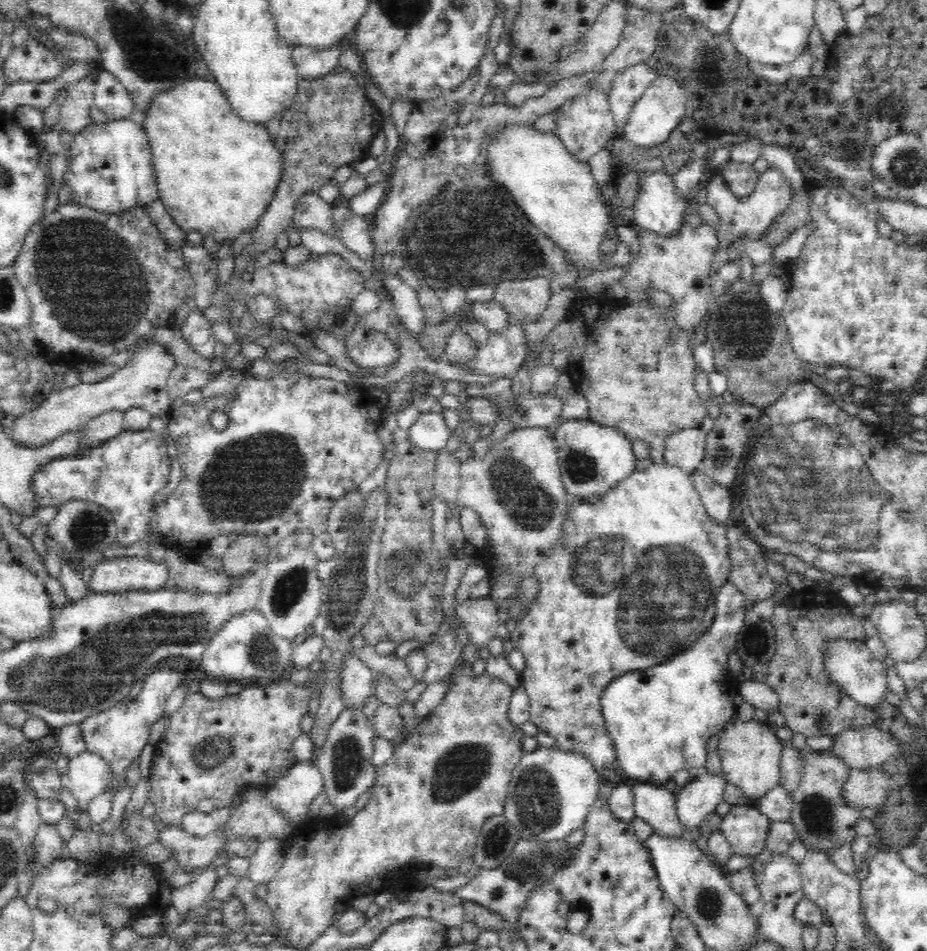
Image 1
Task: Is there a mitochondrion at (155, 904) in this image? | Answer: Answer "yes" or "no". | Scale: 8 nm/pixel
no

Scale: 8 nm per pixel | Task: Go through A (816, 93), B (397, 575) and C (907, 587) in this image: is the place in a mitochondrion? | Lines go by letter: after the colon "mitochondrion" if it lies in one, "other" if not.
A: other
B: mitochondrion
C: other

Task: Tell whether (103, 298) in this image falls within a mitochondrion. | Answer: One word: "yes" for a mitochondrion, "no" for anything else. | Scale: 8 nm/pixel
yes

